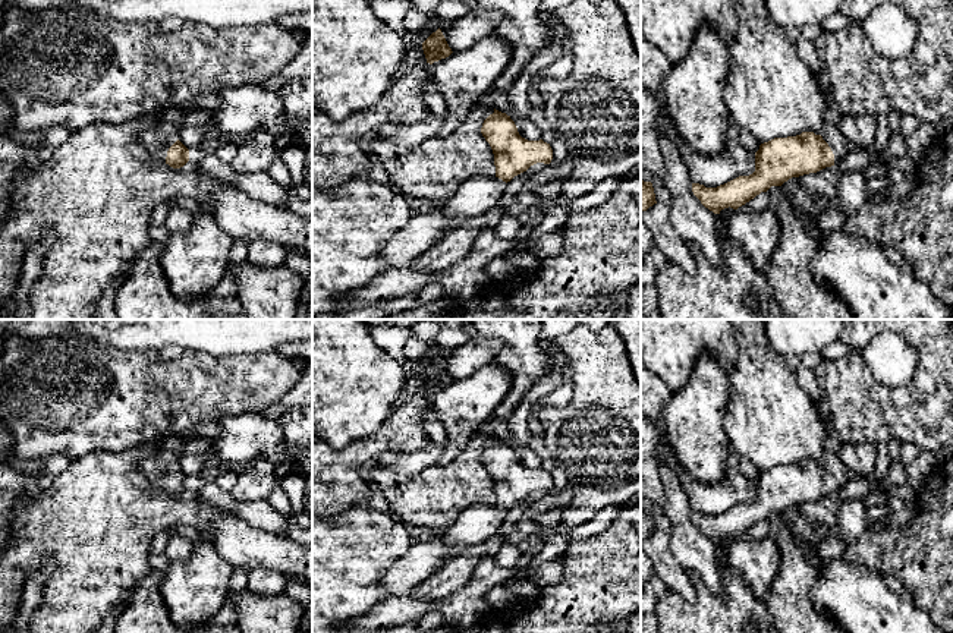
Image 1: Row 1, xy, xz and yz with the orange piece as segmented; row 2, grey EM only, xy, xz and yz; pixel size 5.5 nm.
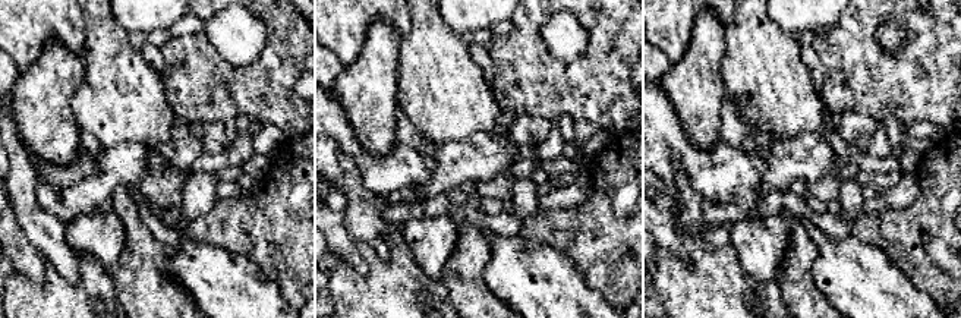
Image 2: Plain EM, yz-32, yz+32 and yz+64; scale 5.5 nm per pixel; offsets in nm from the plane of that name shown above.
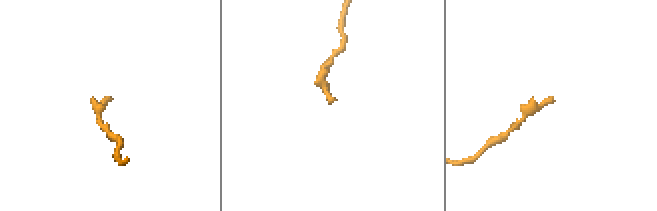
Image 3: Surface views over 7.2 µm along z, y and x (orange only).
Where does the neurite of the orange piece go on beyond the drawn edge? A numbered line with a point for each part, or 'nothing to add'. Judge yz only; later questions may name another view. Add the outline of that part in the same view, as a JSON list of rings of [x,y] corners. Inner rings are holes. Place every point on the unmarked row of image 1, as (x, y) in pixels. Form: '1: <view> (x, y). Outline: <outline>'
1: yz (840, 474). Outline: [[[833,440],[825,443],[821,464],[834,482],[834,494],[837,494],[850,479],[855,478],[852,469],[846,466],[840,457],[840,445]]]

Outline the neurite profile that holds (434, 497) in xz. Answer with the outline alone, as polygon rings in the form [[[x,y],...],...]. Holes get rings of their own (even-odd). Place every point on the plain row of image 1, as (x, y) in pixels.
[[[485,428],[476,431],[446,466],[433,464],[415,475],[397,475],[390,466],[371,466],[367,478],[380,486],[393,513],[402,520],[421,528],[446,529],[453,525],[462,510],[475,504],[496,504],[494,482],[481,462],[484,448],[494,441]]]

